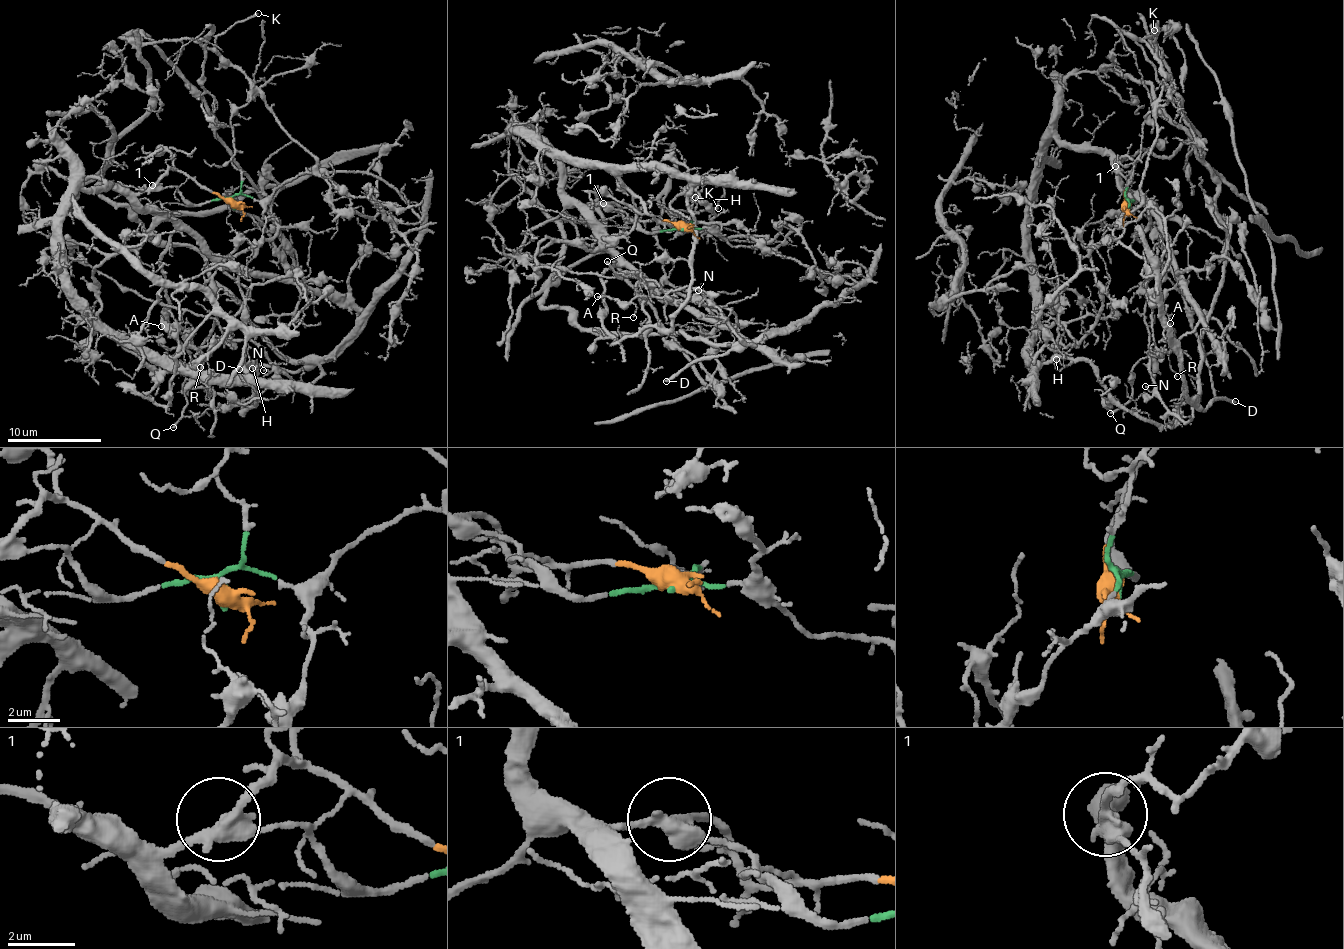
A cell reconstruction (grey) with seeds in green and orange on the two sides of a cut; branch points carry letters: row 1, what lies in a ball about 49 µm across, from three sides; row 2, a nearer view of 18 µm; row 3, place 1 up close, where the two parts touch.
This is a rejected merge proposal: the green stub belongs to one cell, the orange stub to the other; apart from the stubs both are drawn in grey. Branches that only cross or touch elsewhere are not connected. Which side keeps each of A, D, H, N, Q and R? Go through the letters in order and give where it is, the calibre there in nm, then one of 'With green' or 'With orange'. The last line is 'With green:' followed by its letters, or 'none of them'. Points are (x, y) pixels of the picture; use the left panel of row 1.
A: Place: (161, 326). Thickness 150 nm. With green
D: Place: (239, 369). Thickness 260 nm. With green
H: Place: (252, 368). Thickness 120 nm. With orange
N: Place: (263, 370). Thickness 100 nm. With green
Q: Place: (173, 427). Thickness 180 nm. With green
R: Place: (200, 367). Thickness 110 nm. With green
With green: A, D, N, Q, R

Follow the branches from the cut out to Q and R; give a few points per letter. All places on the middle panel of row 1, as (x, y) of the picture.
Q: (682, 230), (775, 248), (861, 287), (750, 345), (705, 295), (643, 297), (639, 274), (620, 278), (607, 262)
R: (682, 230), (710, 227), (735, 246), (775, 248), (861, 287), (753, 345), (688, 287), (635, 298), (633, 318)

